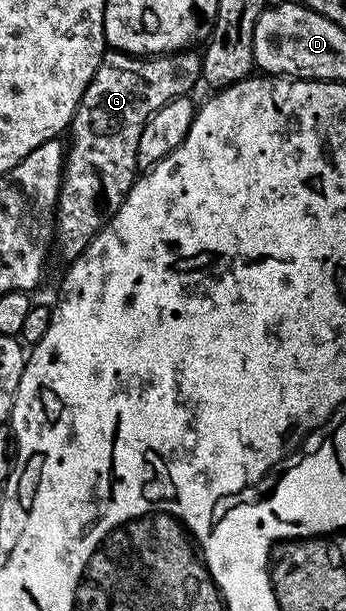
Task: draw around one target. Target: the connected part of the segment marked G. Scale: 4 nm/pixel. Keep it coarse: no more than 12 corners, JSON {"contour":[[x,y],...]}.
{"contour":[[108,49],[69,127],[54,249],[74,260],[133,188],[145,124],[194,49]]}

